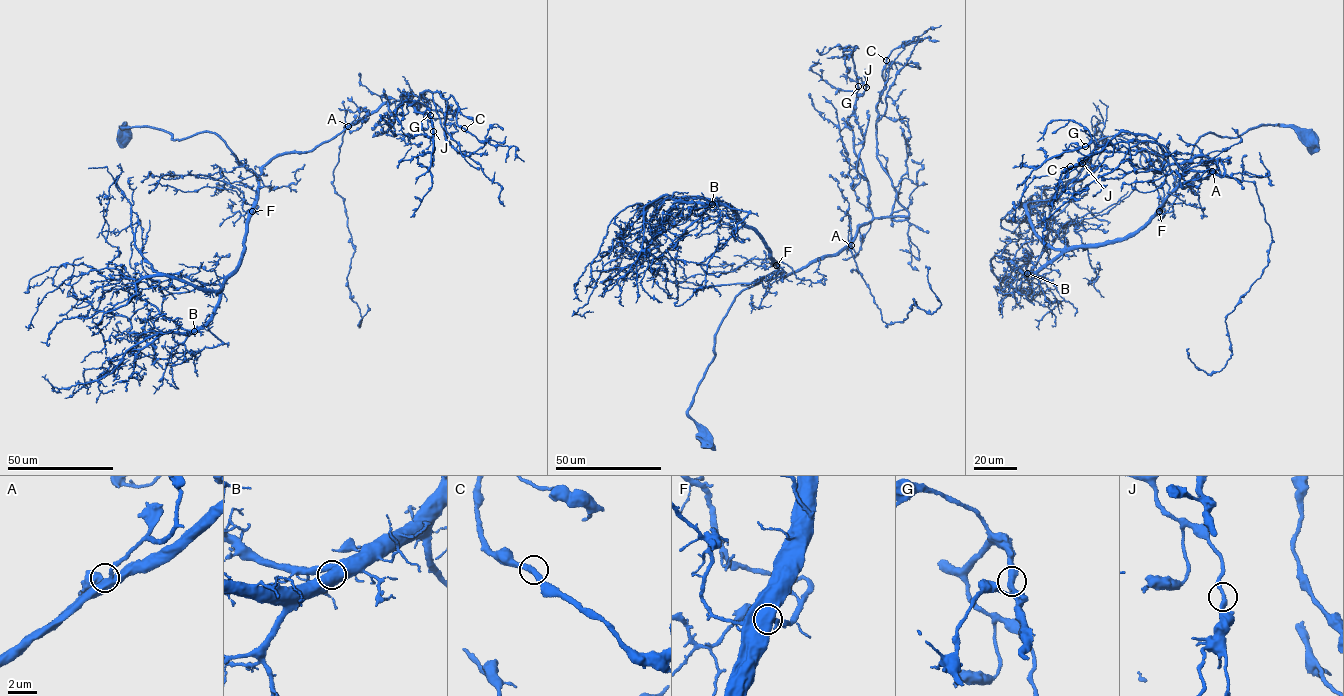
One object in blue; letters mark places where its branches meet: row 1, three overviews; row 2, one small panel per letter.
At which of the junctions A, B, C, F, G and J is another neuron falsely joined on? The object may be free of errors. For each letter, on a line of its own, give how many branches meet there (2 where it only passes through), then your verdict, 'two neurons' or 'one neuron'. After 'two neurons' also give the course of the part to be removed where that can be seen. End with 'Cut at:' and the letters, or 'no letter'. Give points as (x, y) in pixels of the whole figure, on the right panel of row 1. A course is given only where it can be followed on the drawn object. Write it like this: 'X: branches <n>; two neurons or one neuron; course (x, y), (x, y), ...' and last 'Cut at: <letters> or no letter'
A: branches 2; one neuron
B: branches 2; one neuron
C: branches 2; one neuron
F: branches 2; one neuron
G: branches 2; one neuron
J: branches 2; one neuron
Cut at: no letter

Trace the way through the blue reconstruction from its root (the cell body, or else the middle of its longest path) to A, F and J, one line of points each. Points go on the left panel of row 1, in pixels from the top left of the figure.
A: (123, 136), (125, 126), (165, 131), (175, 140), (214, 133), (256, 176), (272, 159), (312, 150), (348, 126)
F: (123, 136), (125, 126), (122, 128), (165, 131), (175, 140), (214, 133), (256, 176), (252, 211)
J: (123, 136), (125, 126), (175, 140), (214, 133), (256, 176), (388, 100), (395, 117), (403, 93), (433, 131)

